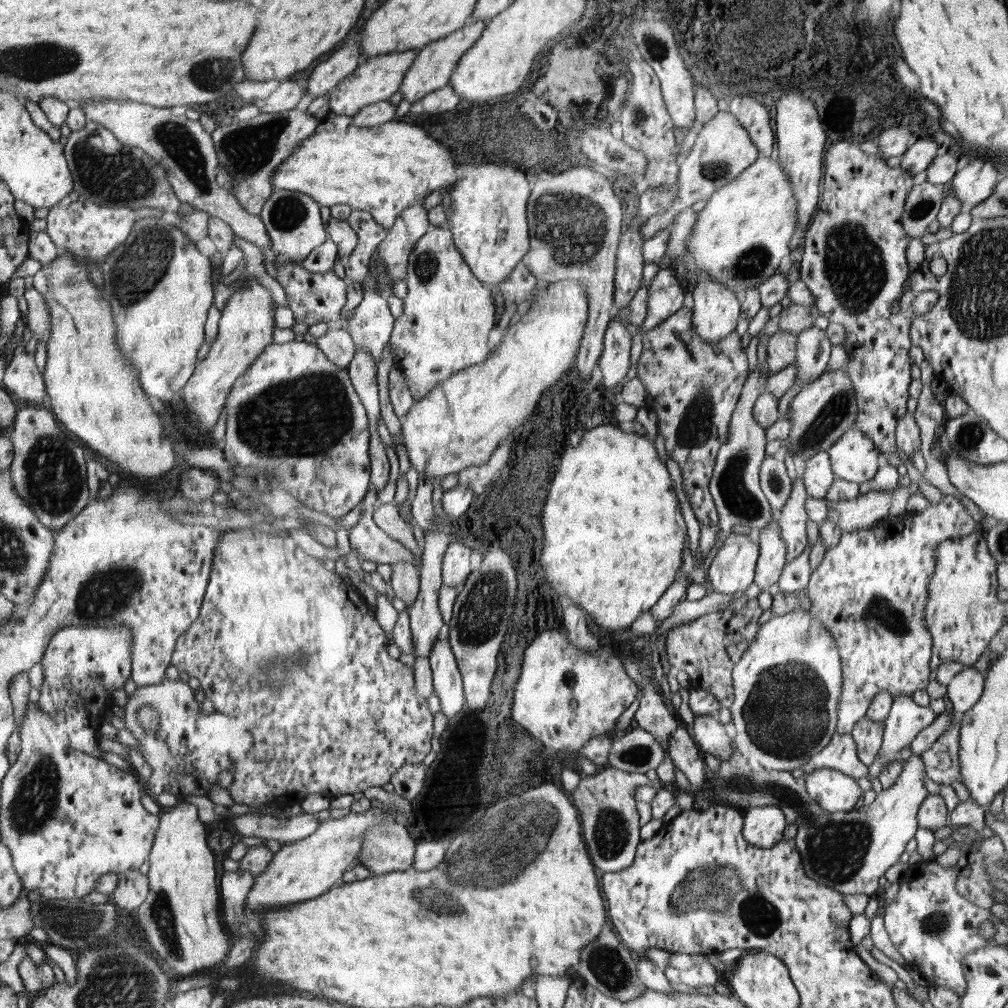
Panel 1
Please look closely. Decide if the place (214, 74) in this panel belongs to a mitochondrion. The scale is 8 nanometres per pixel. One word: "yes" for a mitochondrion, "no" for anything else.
yes

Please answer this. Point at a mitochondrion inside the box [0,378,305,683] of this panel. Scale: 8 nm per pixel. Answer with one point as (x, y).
(52, 477)

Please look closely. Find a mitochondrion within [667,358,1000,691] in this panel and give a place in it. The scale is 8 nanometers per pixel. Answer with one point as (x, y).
(734, 491)

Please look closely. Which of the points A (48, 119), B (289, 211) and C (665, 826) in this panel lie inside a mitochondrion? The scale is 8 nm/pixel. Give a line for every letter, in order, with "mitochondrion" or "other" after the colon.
A: other
B: mitochondrion
C: other

